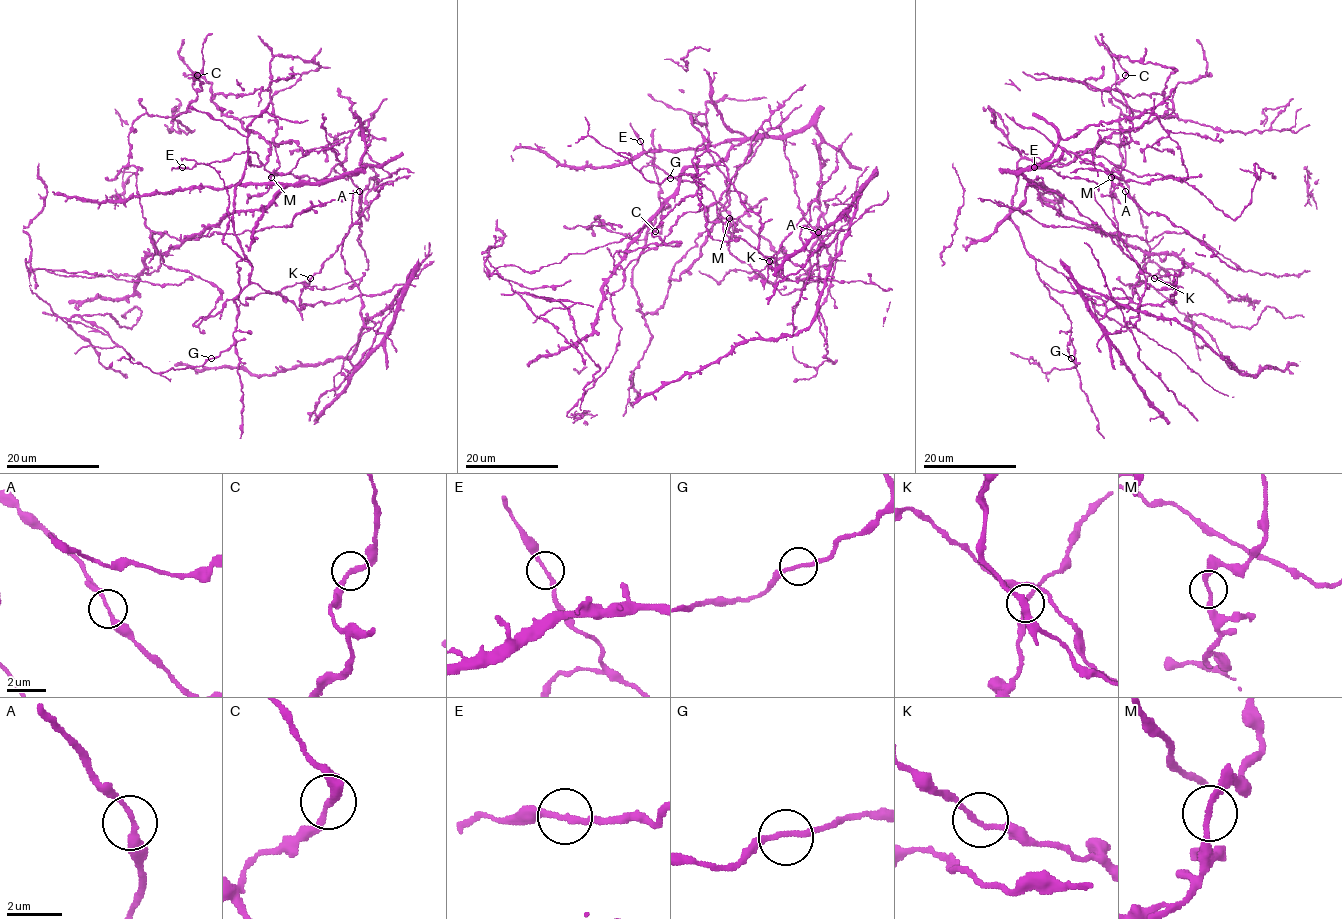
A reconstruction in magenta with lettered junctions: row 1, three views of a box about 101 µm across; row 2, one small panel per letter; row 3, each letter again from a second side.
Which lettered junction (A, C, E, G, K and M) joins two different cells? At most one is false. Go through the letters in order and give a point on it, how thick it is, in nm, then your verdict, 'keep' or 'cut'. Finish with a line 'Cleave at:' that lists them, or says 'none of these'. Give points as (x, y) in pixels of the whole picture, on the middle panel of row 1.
A: (818, 232) | 200 nm | keep
C: (655, 231) | 220 nm | keep
E: (640, 141) | 190 nm | keep
G: (670, 178) | 190 nm | keep
K: (769, 261) | 160 nm | keep
M: (729, 218) | 200 nm | keep
Cleave at: none of these

